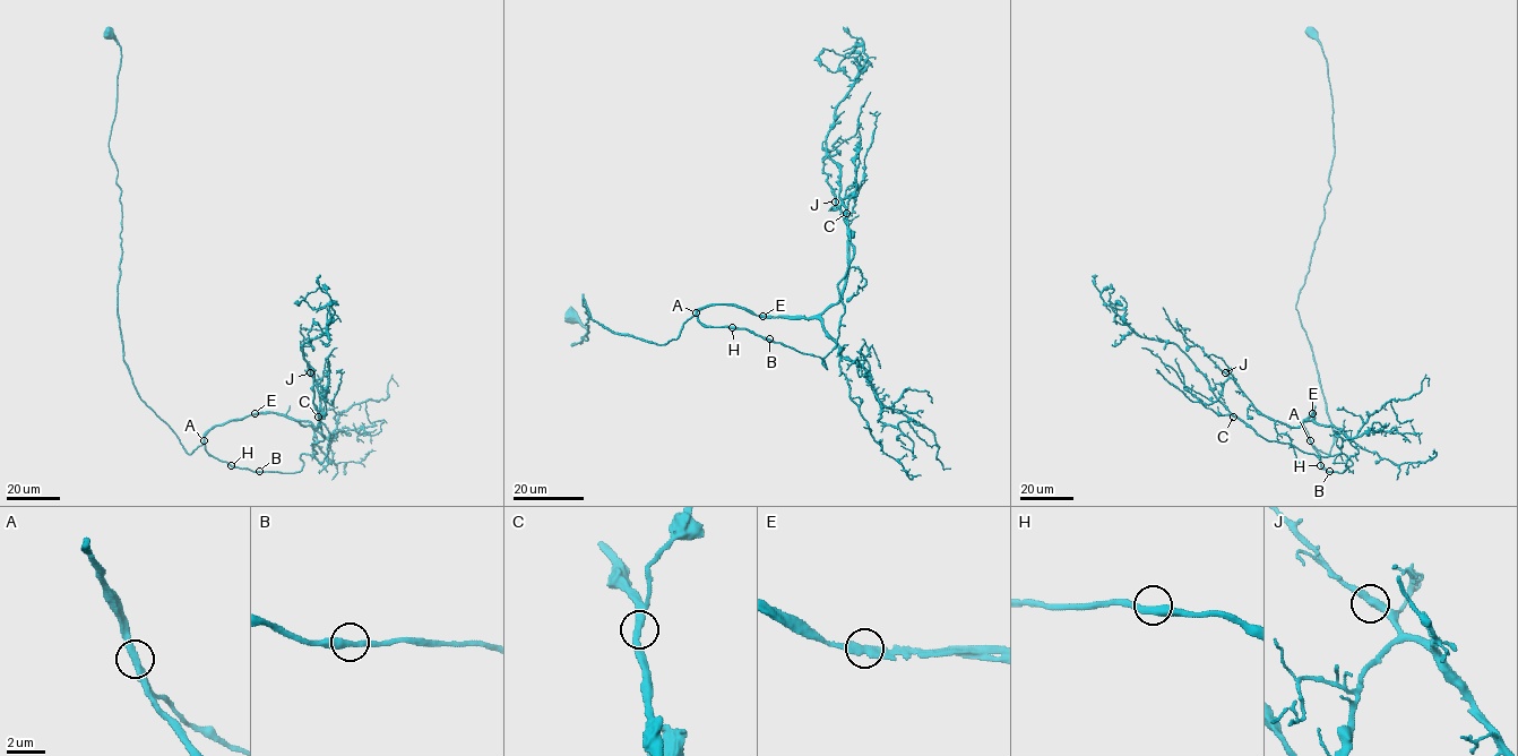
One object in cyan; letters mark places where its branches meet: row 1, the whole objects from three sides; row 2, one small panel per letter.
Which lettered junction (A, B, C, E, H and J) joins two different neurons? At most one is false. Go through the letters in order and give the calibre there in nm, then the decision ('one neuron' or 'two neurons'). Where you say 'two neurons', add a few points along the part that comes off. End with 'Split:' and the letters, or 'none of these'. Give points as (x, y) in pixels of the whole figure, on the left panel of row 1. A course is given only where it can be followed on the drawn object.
A: calibre 380 nm; one neuron
B: calibre 400 nm; one neuron
C: calibre 360 nm; one neuron
E: calibre 360 nm; one neuron
H: calibre 400 nm; one neuron
J: calibre 400 nm; one neuron
Split: none of these

